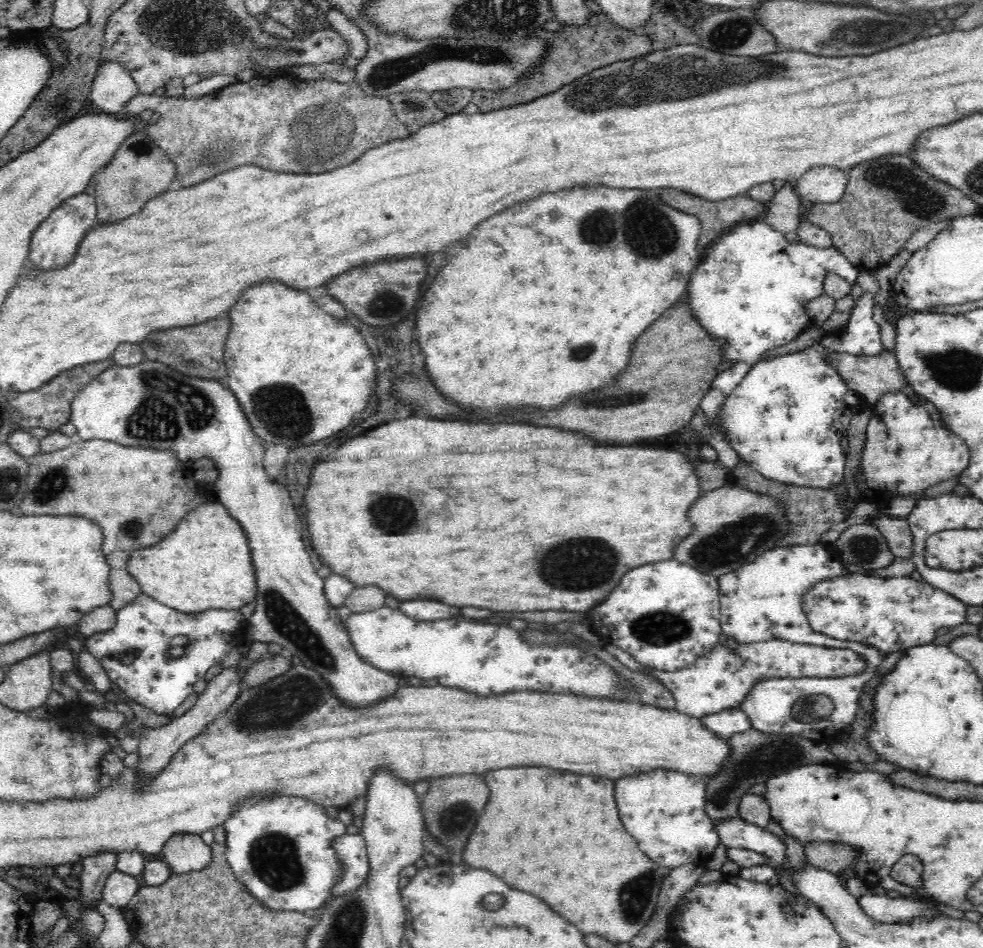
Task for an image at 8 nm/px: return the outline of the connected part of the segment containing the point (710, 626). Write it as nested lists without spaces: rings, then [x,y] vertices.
[[[674,558],[630,570],[608,598],[588,612],[589,626],[643,666],[676,672],[718,645],[722,634],[719,582]]]

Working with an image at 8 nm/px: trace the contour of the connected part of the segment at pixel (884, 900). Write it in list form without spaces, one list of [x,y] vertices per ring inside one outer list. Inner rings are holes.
[[[866,893],[859,898],[860,906],[868,916],[888,924],[911,921],[916,917],[943,915],[934,907],[936,904],[933,901],[934,898],[927,894],[891,898],[887,894]]]

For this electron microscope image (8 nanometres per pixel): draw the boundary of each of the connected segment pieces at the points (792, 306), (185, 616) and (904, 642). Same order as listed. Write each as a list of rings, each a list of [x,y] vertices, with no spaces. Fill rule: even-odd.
[[[764,218],[736,225],[718,238],[702,255],[701,264],[695,269],[687,289],[688,305],[700,325],[706,329],[712,340],[723,340],[724,360],[730,360],[732,366],[720,374],[708,394],[700,400],[700,407],[705,416],[712,420],[720,416],[720,406],[737,388],[748,371],[760,360],[760,356],[776,346],[792,342],[812,320],[805,309],[805,304],[813,298],[824,294],[824,279],[834,273],[844,278],[850,285],[856,284],[860,270],[853,266],[834,246],[818,248],[801,242],[791,244],[784,233],[774,230]]]
[[[140,594],[134,602],[116,611],[116,624],[112,630],[92,634],[84,646],[103,666],[112,684],[122,689],[138,706],[170,717],[194,693],[194,684],[204,679],[212,666],[224,660],[232,644],[244,640],[245,626],[246,618],[240,610],[212,608],[200,613],[185,613],[147,594]]]
[[[849,571],[840,578],[828,578],[816,582],[804,594],[804,613],[808,617],[811,629],[817,633],[831,636],[841,641],[856,641],[866,645],[874,645],[884,653],[884,658],[898,650],[908,650],[910,647],[930,644],[933,642],[936,629],[948,626],[952,629],[960,624],[966,624],[966,608],[958,598],[928,584],[924,579],[918,581],[908,576],[880,578],[873,573]]]

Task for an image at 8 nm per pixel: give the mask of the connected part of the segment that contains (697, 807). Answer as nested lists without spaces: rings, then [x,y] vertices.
[[[663,769],[626,776],[616,782],[616,800],[626,830],[646,856],[666,870],[688,862],[706,867],[721,843],[714,821],[705,810],[706,782],[702,777]]]

